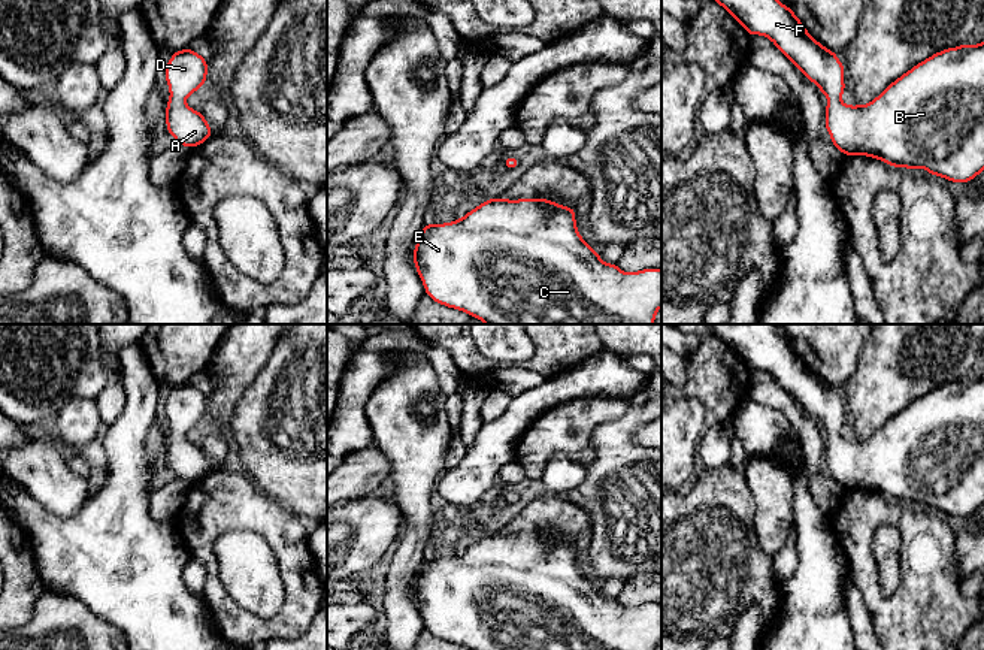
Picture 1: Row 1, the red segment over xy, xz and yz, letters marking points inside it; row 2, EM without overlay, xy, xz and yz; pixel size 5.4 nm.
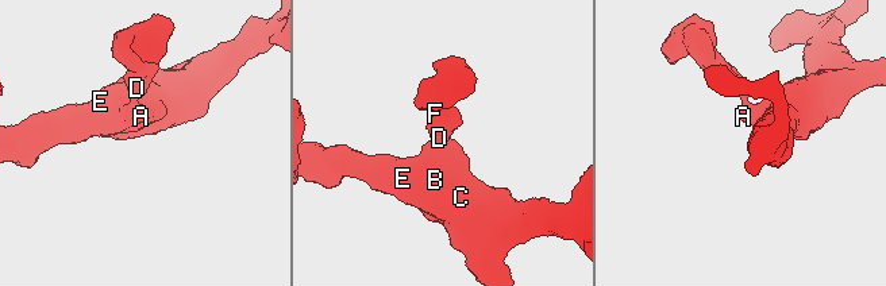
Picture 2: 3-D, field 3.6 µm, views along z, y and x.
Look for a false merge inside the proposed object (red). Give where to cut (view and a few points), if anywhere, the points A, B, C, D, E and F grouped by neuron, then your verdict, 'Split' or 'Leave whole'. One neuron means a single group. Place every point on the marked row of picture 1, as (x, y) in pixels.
No split. Groups: A B C D E F. Leave whole

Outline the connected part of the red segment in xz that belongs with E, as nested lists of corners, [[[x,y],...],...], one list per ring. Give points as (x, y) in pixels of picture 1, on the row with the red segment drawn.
[[[494,197],[457,221],[426,223],[414,248],[414,264],[429,297],[485,324],[654,324],[661,306],[661,269],[627,273],[617,263],[603,263],[581,238],[575,220],[575,208],[544,197]]]

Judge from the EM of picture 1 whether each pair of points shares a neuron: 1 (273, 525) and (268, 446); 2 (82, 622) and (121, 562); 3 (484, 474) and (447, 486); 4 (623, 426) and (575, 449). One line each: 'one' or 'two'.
1: two
2: two
3: one
4: two

